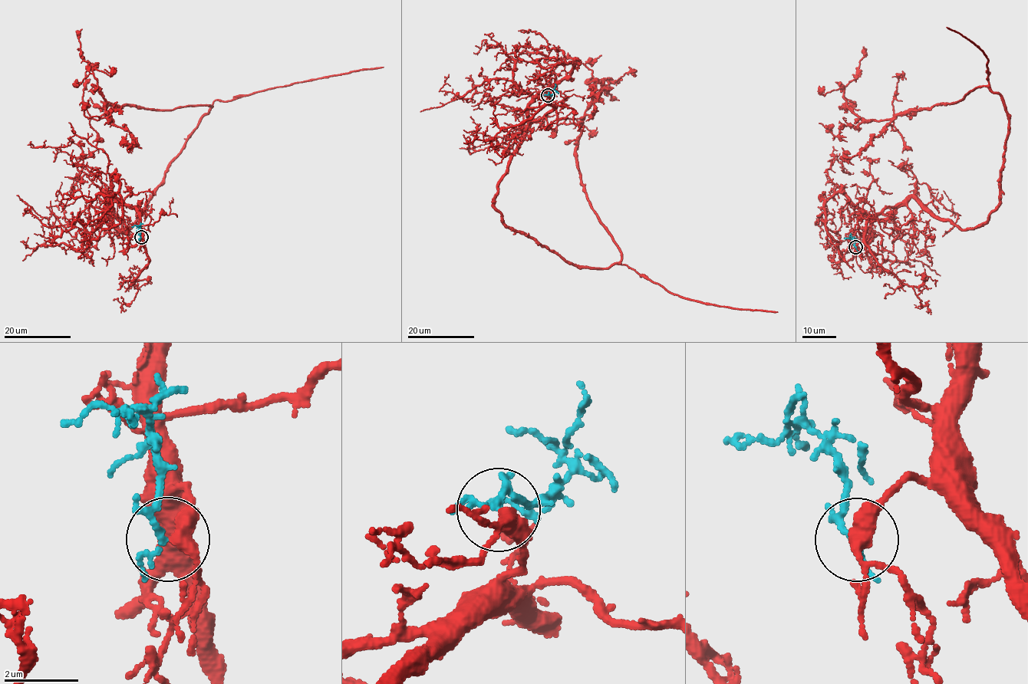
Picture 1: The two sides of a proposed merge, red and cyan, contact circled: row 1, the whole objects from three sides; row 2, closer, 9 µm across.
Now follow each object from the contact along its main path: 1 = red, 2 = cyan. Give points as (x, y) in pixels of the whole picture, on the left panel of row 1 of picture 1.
1: (141, 237), (135, 208), (102, 191), (129, 235), (211, 106), (102, 108), (82, 28)
2: (141, 237), (140, 225), (136, 225)

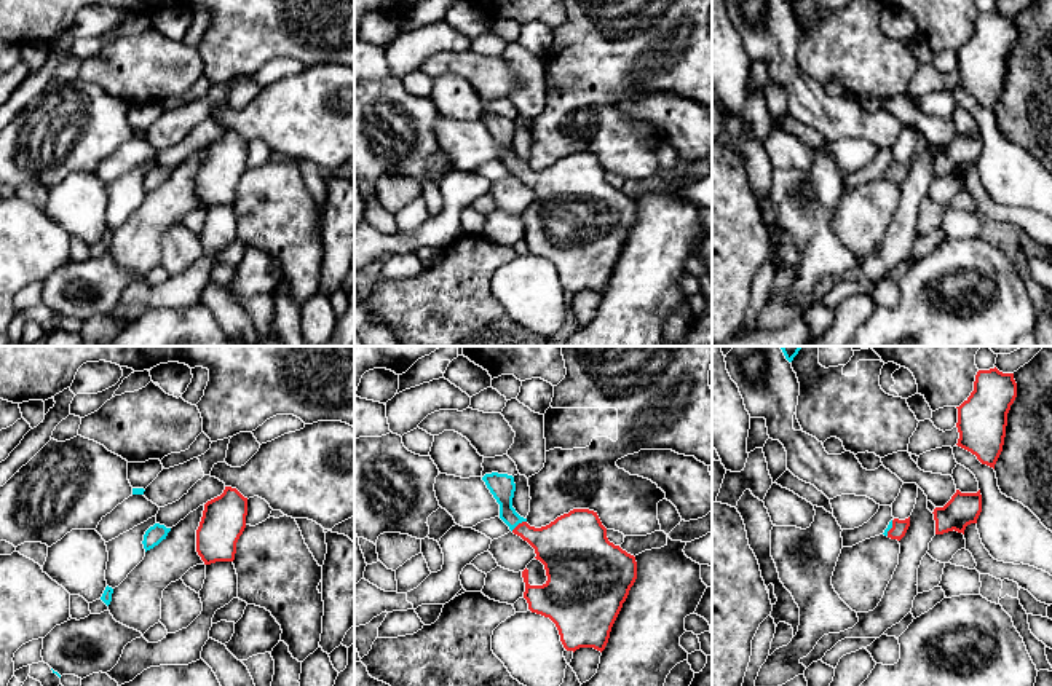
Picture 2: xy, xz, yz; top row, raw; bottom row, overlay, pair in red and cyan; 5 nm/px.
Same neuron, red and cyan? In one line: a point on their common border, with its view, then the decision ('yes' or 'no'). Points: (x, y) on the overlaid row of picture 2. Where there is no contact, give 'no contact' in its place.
contact xz (519, 524); yes

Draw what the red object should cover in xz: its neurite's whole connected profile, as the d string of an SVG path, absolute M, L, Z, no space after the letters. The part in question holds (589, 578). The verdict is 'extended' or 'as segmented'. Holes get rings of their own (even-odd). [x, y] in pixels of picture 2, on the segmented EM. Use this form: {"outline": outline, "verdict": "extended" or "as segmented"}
{"outline": "M492 472L485 474L482 480L500 504L500 518L514 534L535 549L535 558L544 565L548 581L543 585L530 585L528 570L522 571L525 582L524 598L528 603L528 609L549 617L556 624L567 651L575 652L579 648L594 648L602 652L623 603L637 579L635 557L608 541L607 528L597 512L573 509L549 525L535 528L512 507L516 491L512 475Z", "verdict": "extended"}

